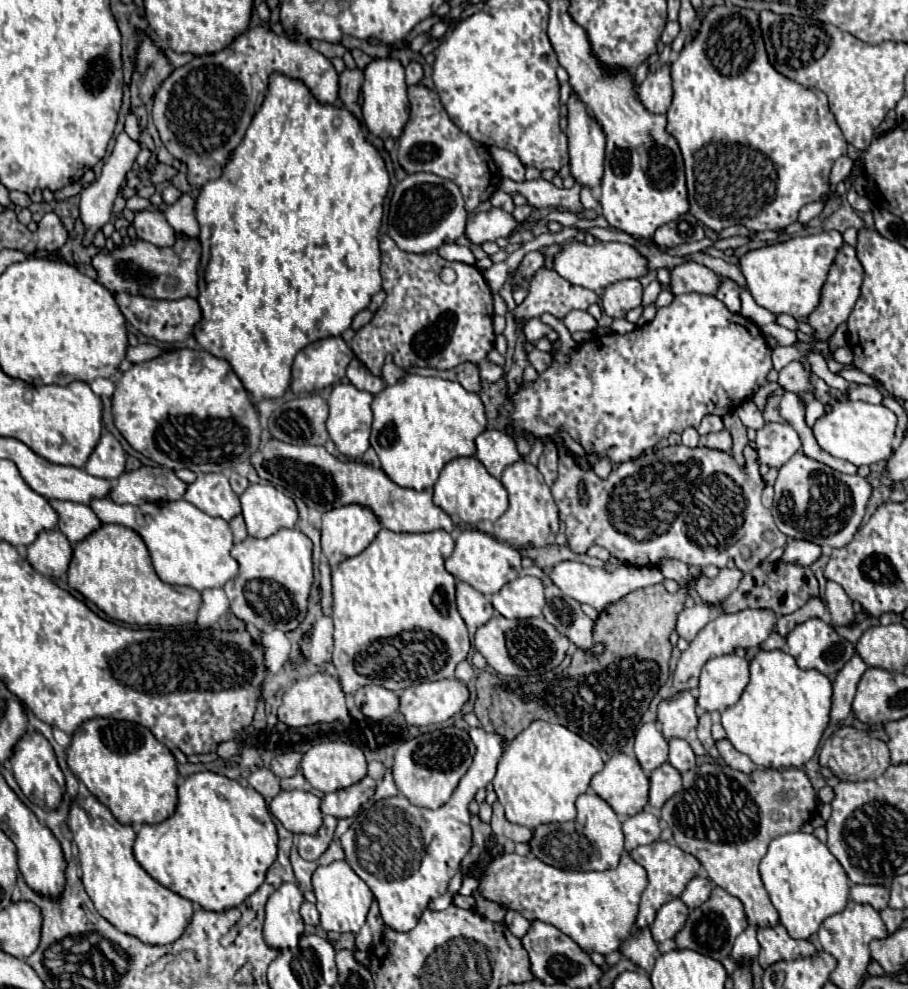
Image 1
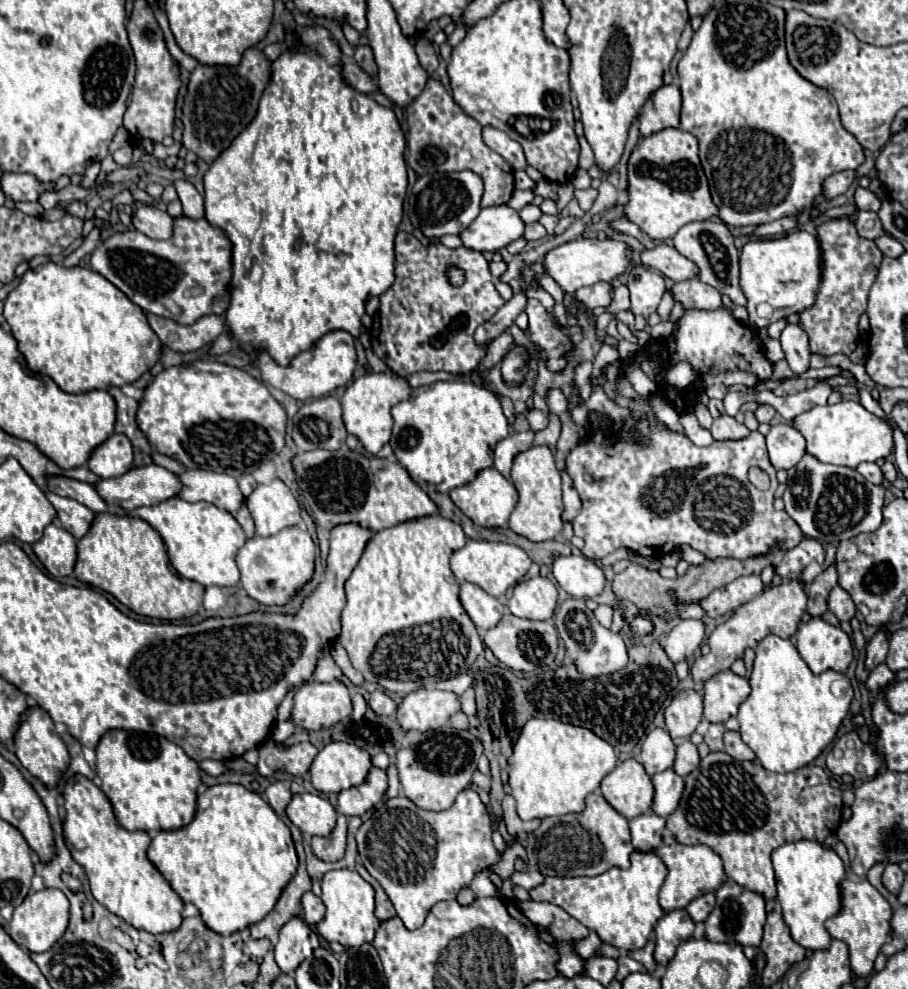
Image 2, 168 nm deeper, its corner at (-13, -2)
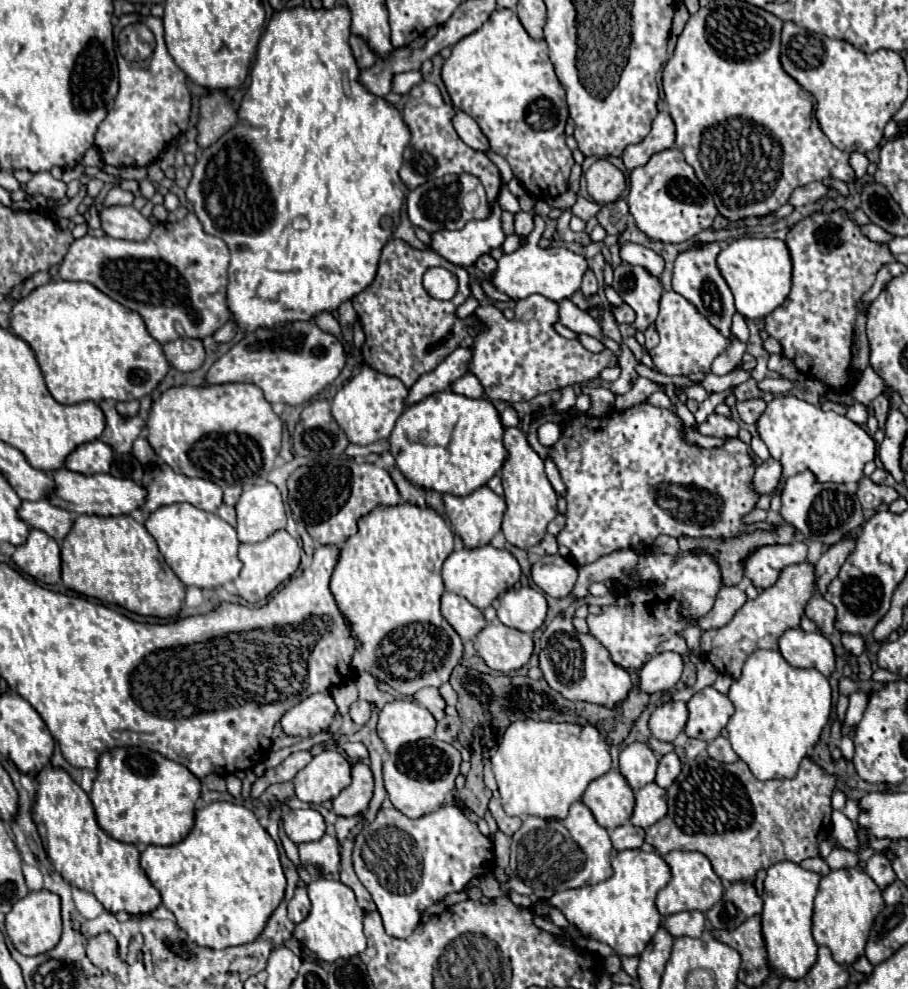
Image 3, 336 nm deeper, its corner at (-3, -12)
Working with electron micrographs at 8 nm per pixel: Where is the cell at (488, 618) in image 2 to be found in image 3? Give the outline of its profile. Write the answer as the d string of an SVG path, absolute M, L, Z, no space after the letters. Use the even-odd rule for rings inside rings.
M453 592L441 596L441 612L463 640L473 640L487 626L483 612Z

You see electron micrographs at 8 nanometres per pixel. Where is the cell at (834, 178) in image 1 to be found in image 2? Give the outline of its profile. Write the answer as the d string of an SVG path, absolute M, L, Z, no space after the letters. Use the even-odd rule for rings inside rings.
M843 170L843 172L831 174L831 178L827 178L827 182L823 182L823 196L835 198L839 194L845 194L847 188L853 184L855 174L857 174L855 170Z

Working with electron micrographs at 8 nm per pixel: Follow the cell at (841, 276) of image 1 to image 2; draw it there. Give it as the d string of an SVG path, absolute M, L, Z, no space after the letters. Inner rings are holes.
M833 218L815 226L819 248L821 248L821 282L813 306L799 312L799 326L809 336L809 346L813 354L849 356L857 348L859 338L859 316L867 308L867 294L875 282L879 262L883 252L873 240L861 238L857 234L855 222L849 218Z

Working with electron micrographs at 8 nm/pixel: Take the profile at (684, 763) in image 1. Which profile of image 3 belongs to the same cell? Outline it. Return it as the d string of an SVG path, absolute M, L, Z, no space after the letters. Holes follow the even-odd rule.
M675 752L671 754L665 754L661 756L659 760L659 768L657 768L657 778L655 782L661 786L661 788L669 788L673 784L673 780L679 776L681 772L681 762L679 762L679 756Z

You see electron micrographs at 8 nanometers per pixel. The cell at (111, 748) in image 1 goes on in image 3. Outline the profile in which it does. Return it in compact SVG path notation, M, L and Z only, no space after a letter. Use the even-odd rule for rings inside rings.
M113 748L99 756L97 778L91 790L91 802L95 806L99 826L119 842L127 844L155 844L171 846L181 842L195 820L195 802L201 794L201 782L185 766L161 756L159 752L143 748Z

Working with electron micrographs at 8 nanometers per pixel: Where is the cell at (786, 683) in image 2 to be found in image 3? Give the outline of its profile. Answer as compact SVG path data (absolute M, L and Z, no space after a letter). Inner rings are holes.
M775 650L753 652L727 696L735 706L735 714L727 724L731 746L757 780L793 778L801 760L819 742L821 730L831 716L831 686L827 678L821 672L813 672L813 668L793 668Z

